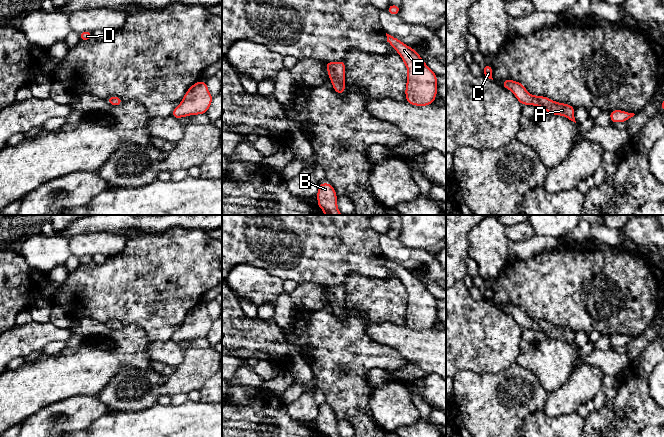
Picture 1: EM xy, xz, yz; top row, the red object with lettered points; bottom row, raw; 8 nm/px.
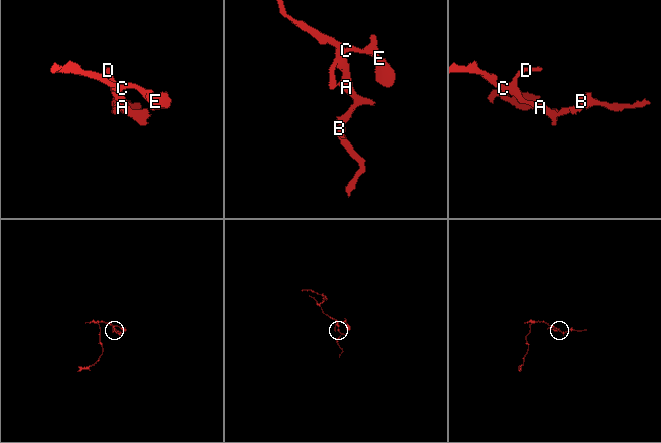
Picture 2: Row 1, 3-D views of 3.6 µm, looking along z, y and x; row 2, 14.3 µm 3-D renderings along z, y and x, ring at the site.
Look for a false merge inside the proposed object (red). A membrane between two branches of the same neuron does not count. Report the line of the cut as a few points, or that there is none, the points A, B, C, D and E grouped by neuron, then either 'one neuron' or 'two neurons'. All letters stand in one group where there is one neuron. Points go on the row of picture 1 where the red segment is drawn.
no cut; A B C D E; one neuron

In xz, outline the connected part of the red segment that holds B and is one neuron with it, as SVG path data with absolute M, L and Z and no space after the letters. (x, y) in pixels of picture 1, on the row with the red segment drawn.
M320 183L316 196L318 199L317 205L325 215L342 215L337 207L337 194L330 183Z

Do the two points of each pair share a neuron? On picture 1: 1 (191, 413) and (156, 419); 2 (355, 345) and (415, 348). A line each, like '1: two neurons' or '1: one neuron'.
1: one neuron
2: two neurons

